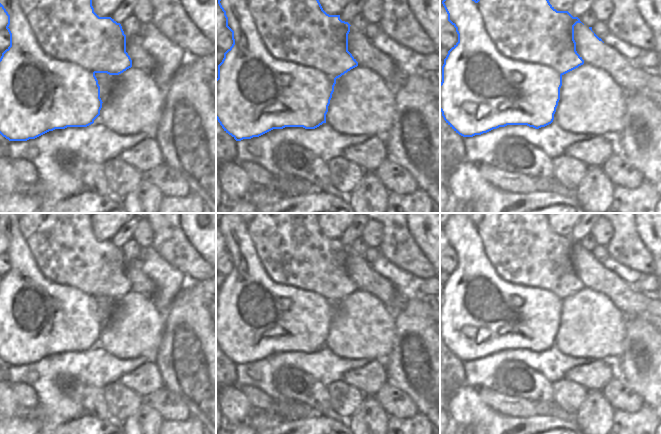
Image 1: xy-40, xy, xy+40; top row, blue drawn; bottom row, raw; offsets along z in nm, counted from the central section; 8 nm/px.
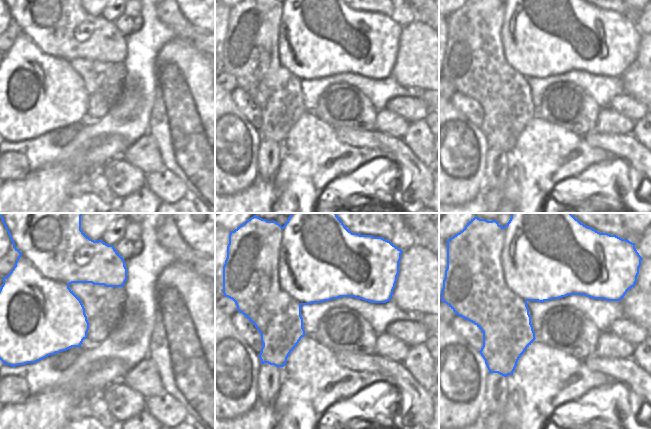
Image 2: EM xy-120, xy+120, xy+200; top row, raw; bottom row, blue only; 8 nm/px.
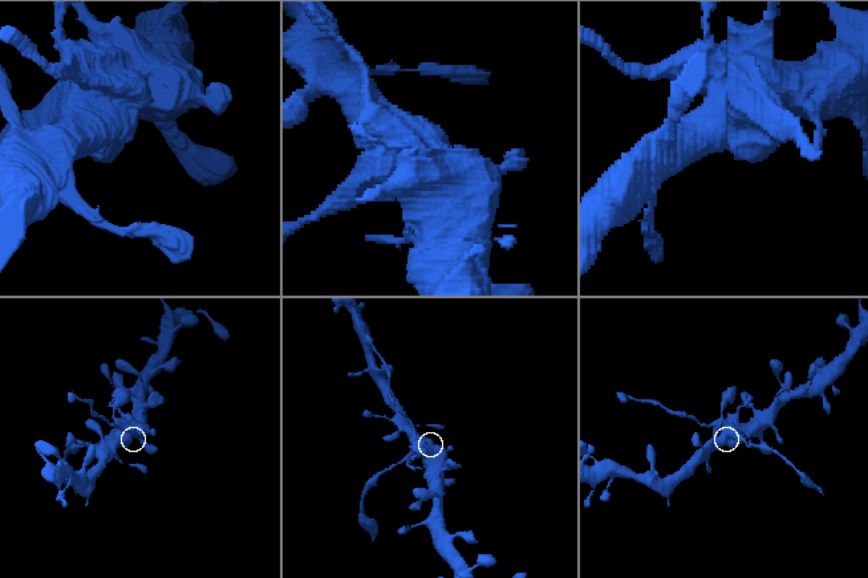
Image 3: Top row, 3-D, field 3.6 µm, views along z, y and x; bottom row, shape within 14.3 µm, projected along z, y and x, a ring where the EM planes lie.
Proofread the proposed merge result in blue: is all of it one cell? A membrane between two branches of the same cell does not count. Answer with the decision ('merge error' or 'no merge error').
merge error

